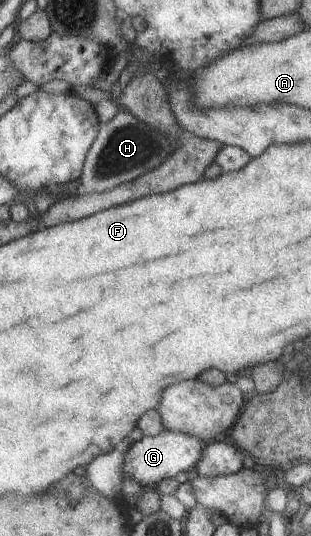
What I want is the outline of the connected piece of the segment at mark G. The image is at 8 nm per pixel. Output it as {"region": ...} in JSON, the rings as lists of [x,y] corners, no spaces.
{"region":[[[164,429],[156,436],[142,437],[131,444],[124,456],[124,476],[132,476],[145,487],[153,489],[163,478],[174,477],[178,472],[187,471],[201,460],[202,449],[205,448],[201,438],[193,434],[182,434]]]}

